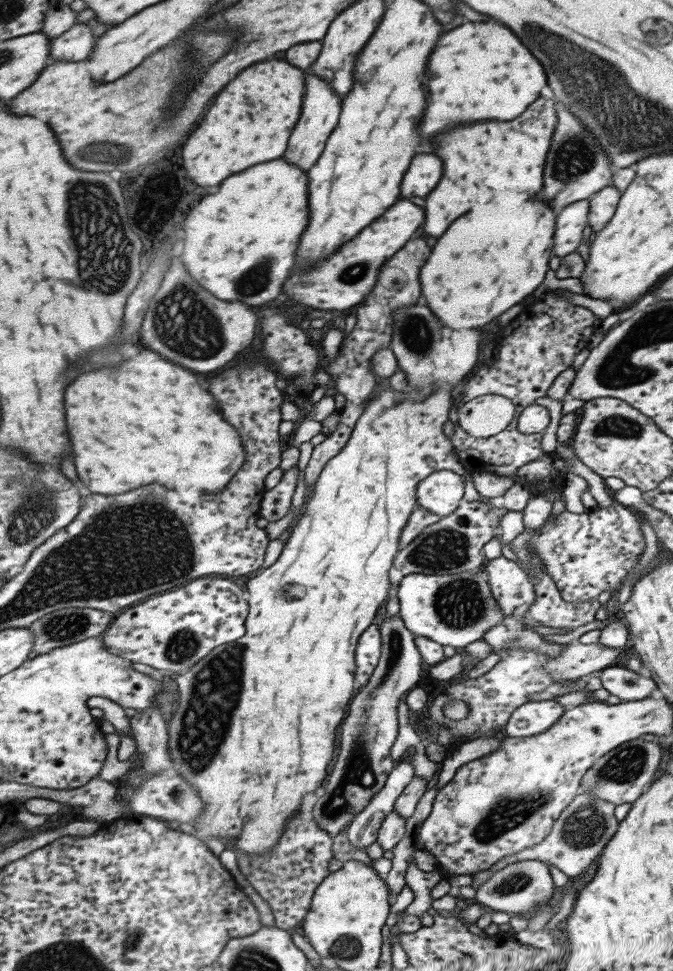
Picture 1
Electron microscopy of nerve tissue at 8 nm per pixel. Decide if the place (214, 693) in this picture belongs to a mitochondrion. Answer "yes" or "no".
yes

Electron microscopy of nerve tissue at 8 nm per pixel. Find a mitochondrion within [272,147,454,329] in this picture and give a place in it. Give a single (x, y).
(359, 268)

